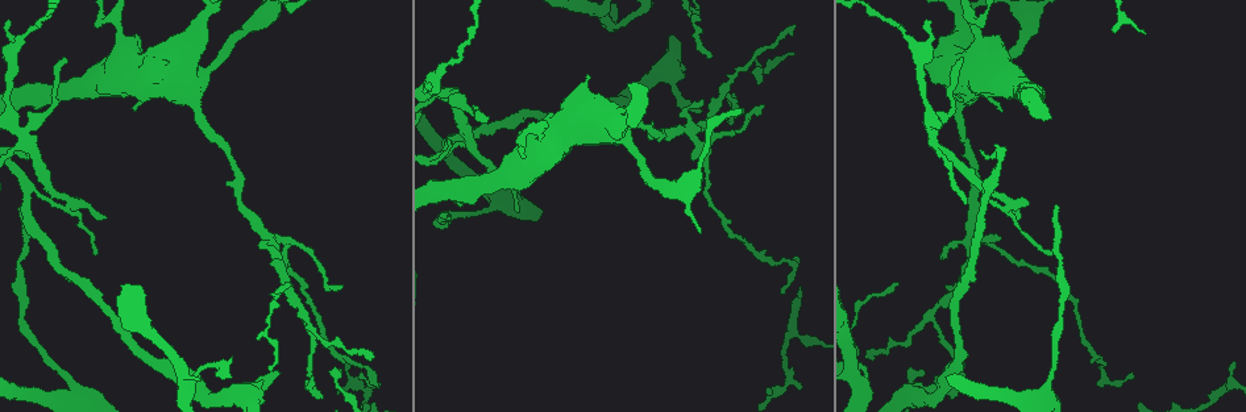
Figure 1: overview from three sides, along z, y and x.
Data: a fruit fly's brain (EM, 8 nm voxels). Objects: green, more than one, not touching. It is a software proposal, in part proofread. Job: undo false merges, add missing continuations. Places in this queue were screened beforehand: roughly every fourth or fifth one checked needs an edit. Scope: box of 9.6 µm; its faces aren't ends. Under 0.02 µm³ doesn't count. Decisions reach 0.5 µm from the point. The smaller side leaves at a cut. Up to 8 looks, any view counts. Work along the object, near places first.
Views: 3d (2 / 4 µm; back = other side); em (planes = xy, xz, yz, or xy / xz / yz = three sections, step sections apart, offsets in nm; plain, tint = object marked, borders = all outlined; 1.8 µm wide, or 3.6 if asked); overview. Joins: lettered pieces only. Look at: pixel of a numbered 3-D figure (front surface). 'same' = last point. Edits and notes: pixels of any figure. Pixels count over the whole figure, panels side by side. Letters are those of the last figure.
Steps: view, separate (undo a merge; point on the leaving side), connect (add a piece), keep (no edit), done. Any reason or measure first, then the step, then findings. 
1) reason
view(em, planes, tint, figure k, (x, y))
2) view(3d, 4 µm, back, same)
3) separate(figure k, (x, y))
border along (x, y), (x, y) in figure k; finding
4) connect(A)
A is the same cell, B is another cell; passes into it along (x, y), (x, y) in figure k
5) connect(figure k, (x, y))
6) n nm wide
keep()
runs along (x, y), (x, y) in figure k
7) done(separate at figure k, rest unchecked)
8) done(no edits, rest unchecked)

an open end
view(em, planes, plain, figure 1, (279, 373))

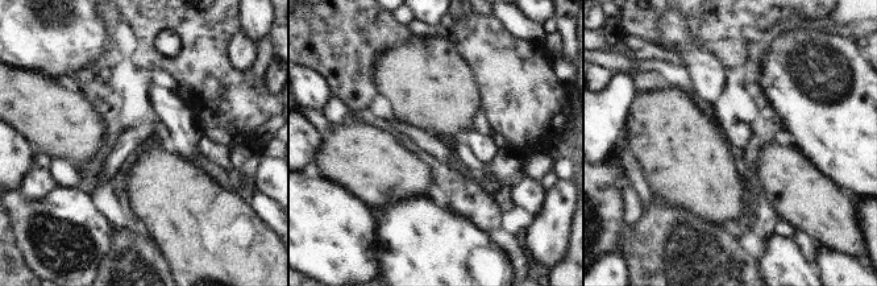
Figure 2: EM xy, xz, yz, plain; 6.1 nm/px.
see the neighbours
view(em, planes, borders, same)

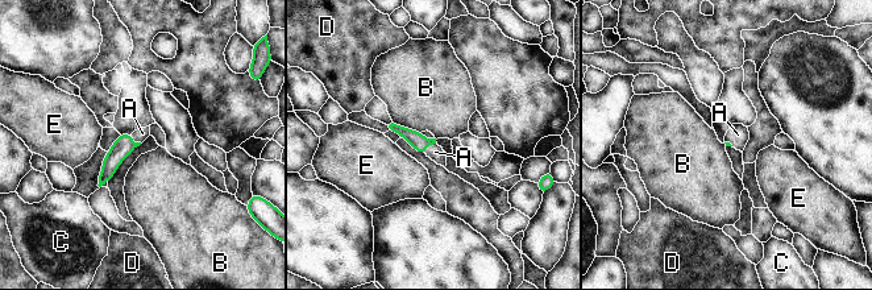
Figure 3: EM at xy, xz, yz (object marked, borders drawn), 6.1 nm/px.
B touches over 190 nm
connect(A)
A is the same cell, B, C, D and E are other cells; passes into it along (416, 140), (428, 144), (435, 152) in figure 3; it goes on there

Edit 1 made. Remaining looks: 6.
view(overview)

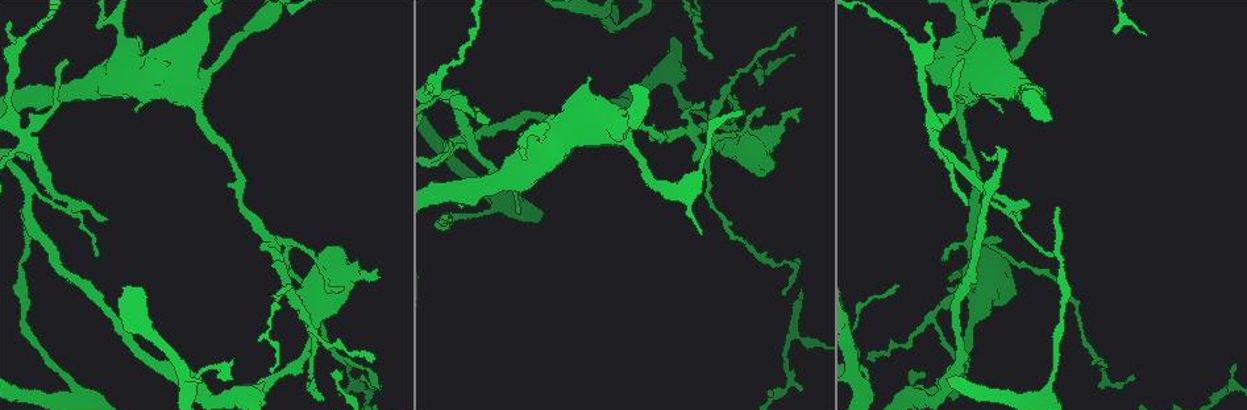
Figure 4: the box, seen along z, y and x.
abrupt turn
view(3d, 2 µm, figure 4, (441, 94))

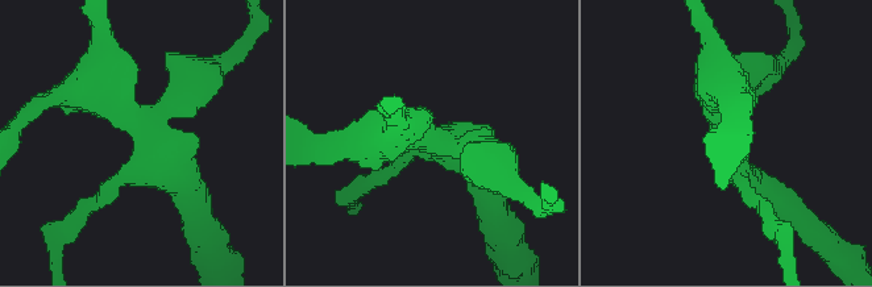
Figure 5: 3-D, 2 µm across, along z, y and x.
4 arms; need the tissue
view(em, xz, step 4, tint, figure 5, (143, 128))

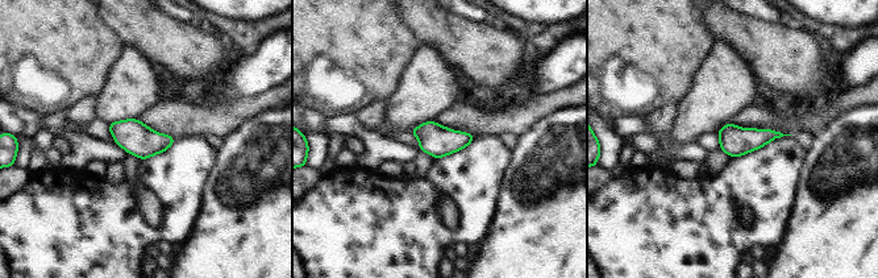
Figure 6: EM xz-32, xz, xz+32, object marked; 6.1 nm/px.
view(em, xz, step 4, borders, same)

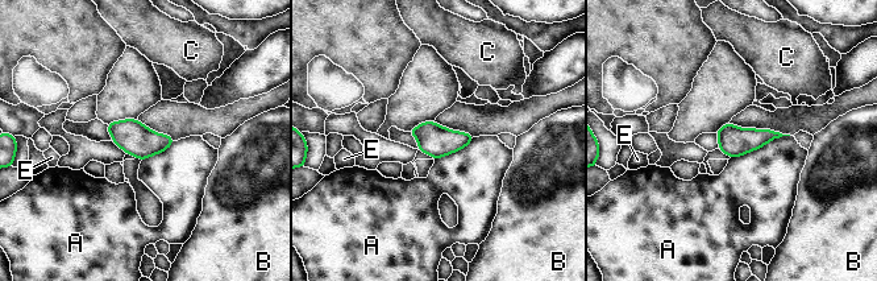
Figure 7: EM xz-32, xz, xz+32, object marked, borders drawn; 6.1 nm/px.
keep()
A, B, C and E are other cells; border along (789, 135), (730, 158) in figure 7; one cell here

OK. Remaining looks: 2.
done(connect at figure 3, rest unchecked)

